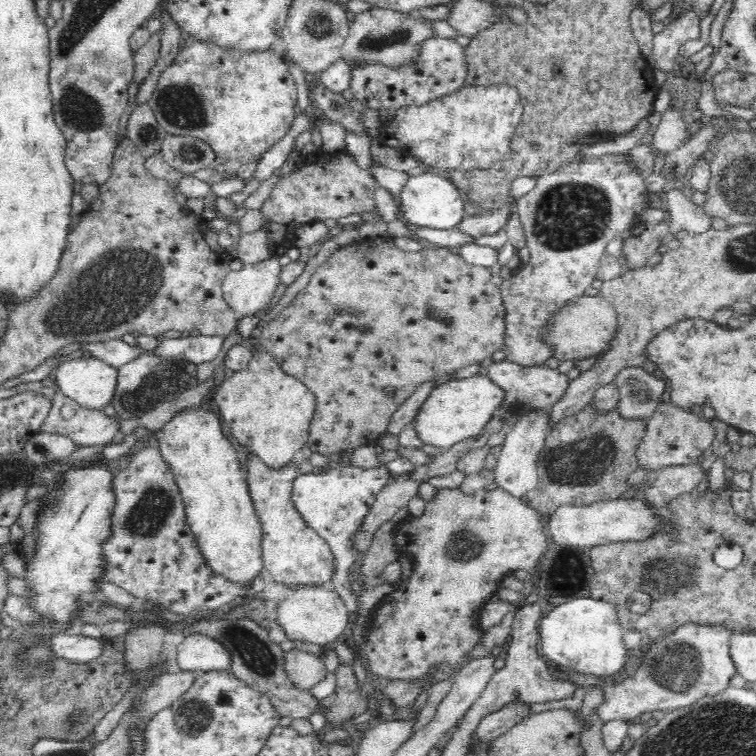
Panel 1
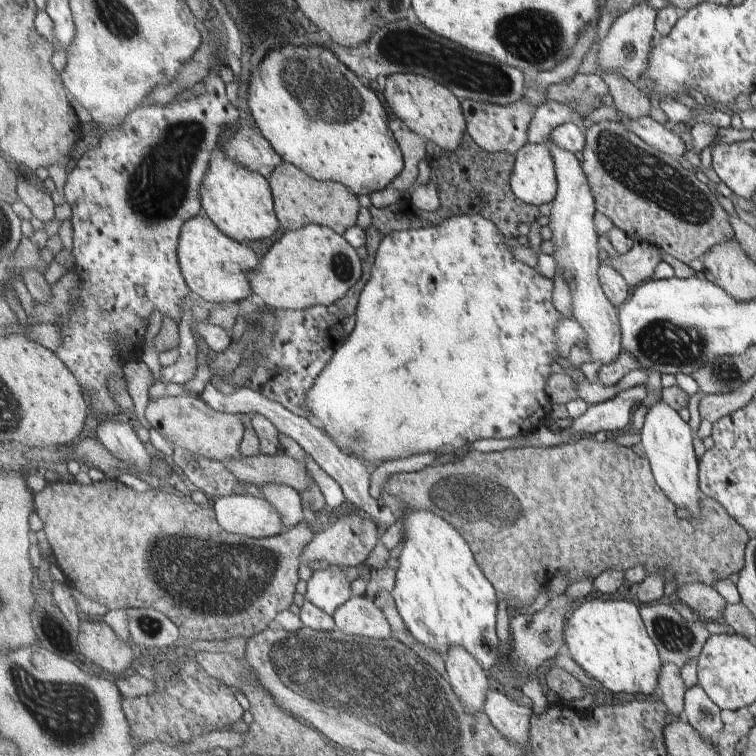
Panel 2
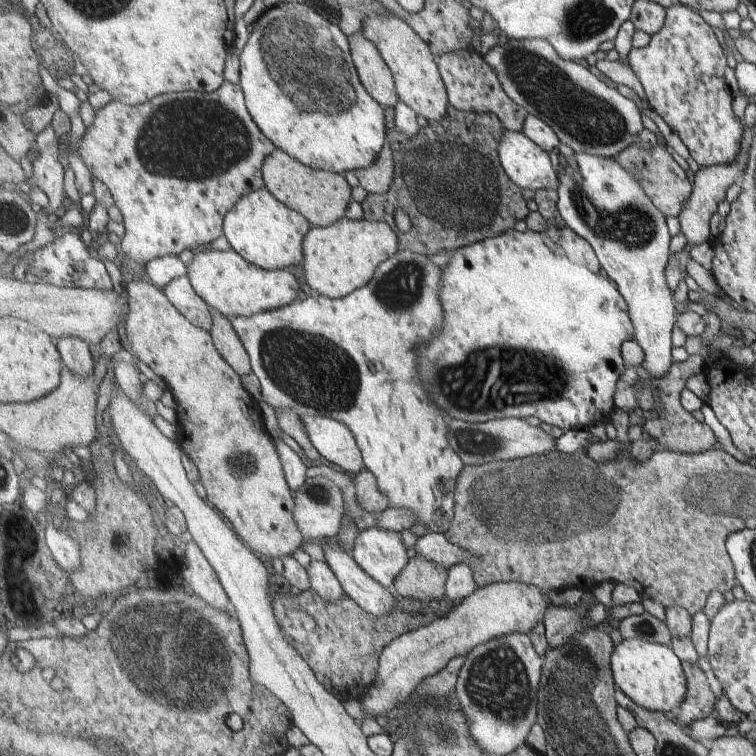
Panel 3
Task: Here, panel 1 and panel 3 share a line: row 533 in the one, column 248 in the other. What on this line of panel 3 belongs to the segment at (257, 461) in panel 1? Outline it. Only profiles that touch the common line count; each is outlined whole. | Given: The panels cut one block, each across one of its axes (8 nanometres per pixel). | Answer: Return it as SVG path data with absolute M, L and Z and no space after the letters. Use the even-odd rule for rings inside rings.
M204 249L195 250L191 264L188 266L188 278L193 286L193 289L207 302L207 305L215 312L223 314L225 317L251 317L252 315L271 311L274 309L283 308L291 305L294 301L302 298L303 295L299 288L299 280L295 278L293 272L289 270L276 269L273 271L267 271L260 268L251 262L248 262L242 255L239 255L234 249L225 250L224 252L219 250Z

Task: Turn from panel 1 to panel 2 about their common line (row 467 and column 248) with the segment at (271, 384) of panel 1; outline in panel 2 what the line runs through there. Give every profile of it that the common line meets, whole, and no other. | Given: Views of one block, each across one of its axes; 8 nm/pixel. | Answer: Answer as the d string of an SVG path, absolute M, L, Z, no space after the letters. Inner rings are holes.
M309 224L300 229L291 229L263 255L261 266L247 274L253 292L266 305L276 310L305 310L315 305L331 306L341 300L363 276L362 252L356 249L344 235L329 226Z

